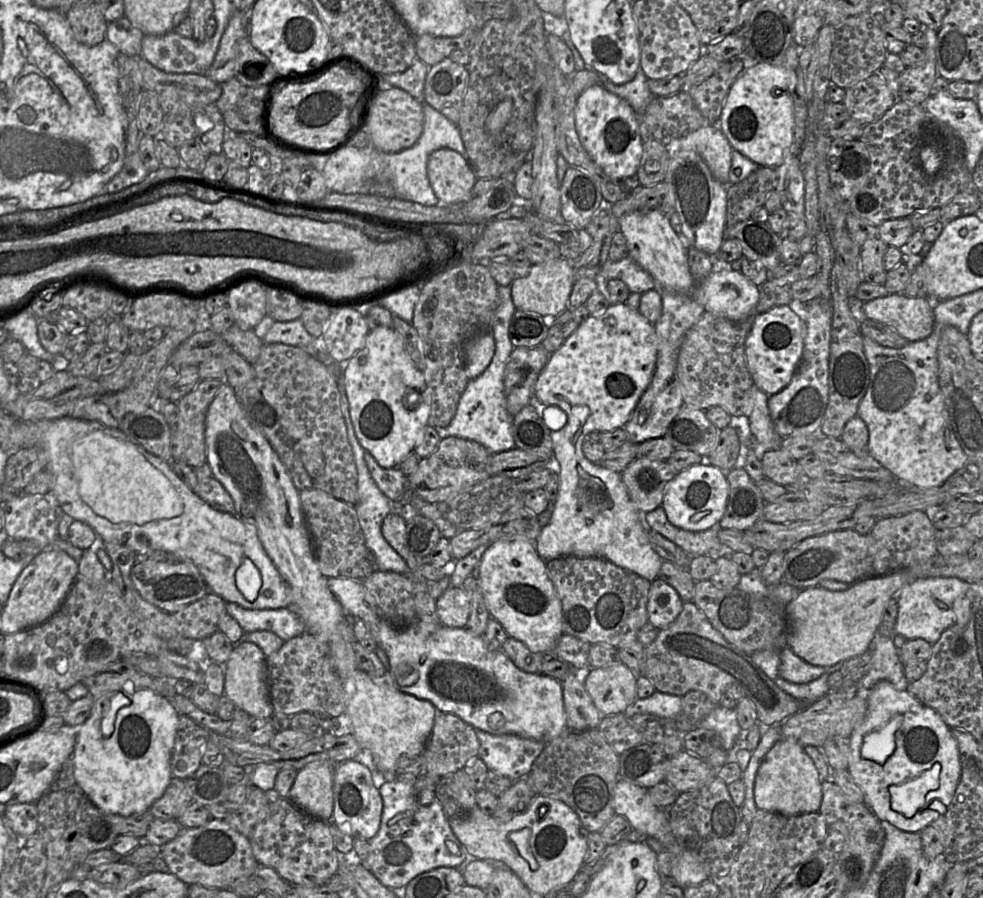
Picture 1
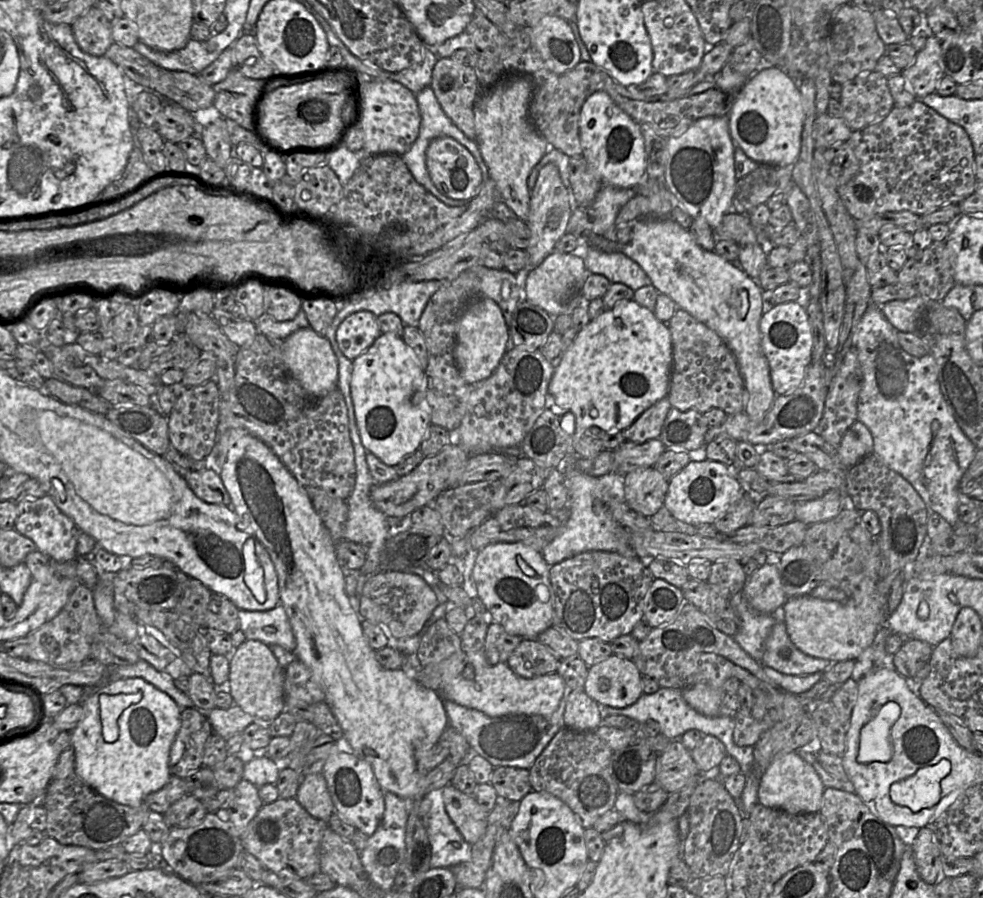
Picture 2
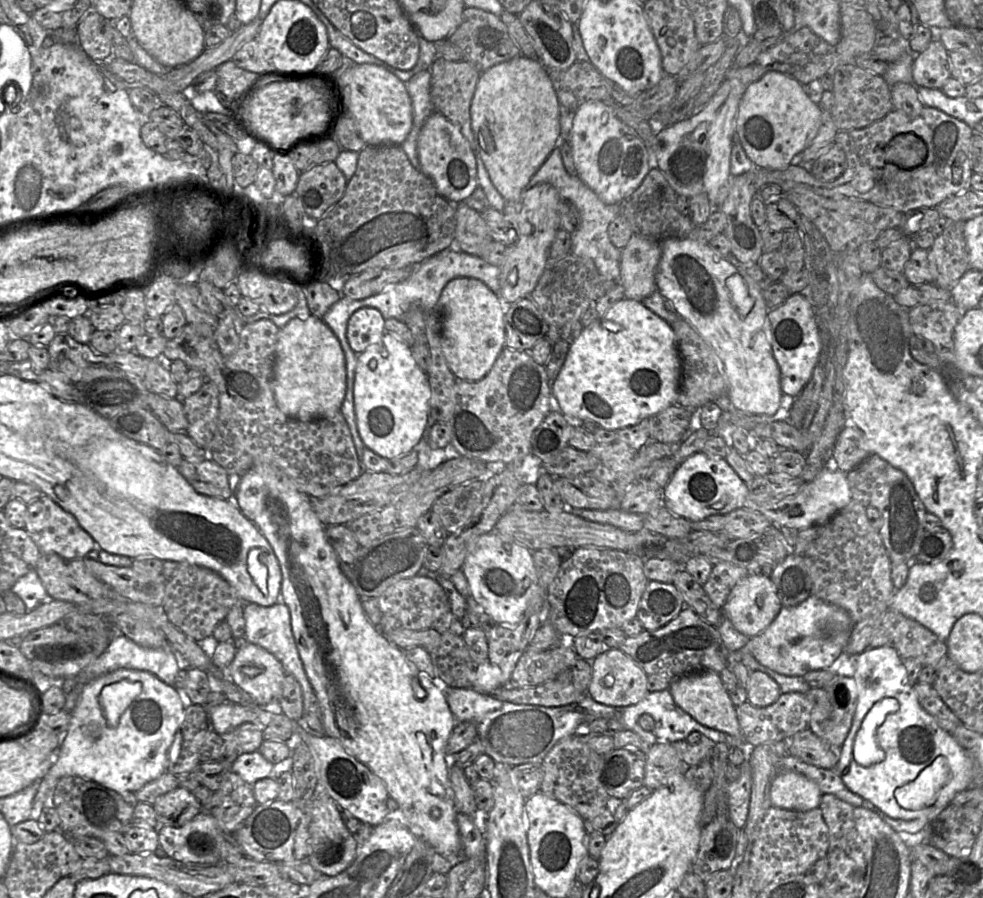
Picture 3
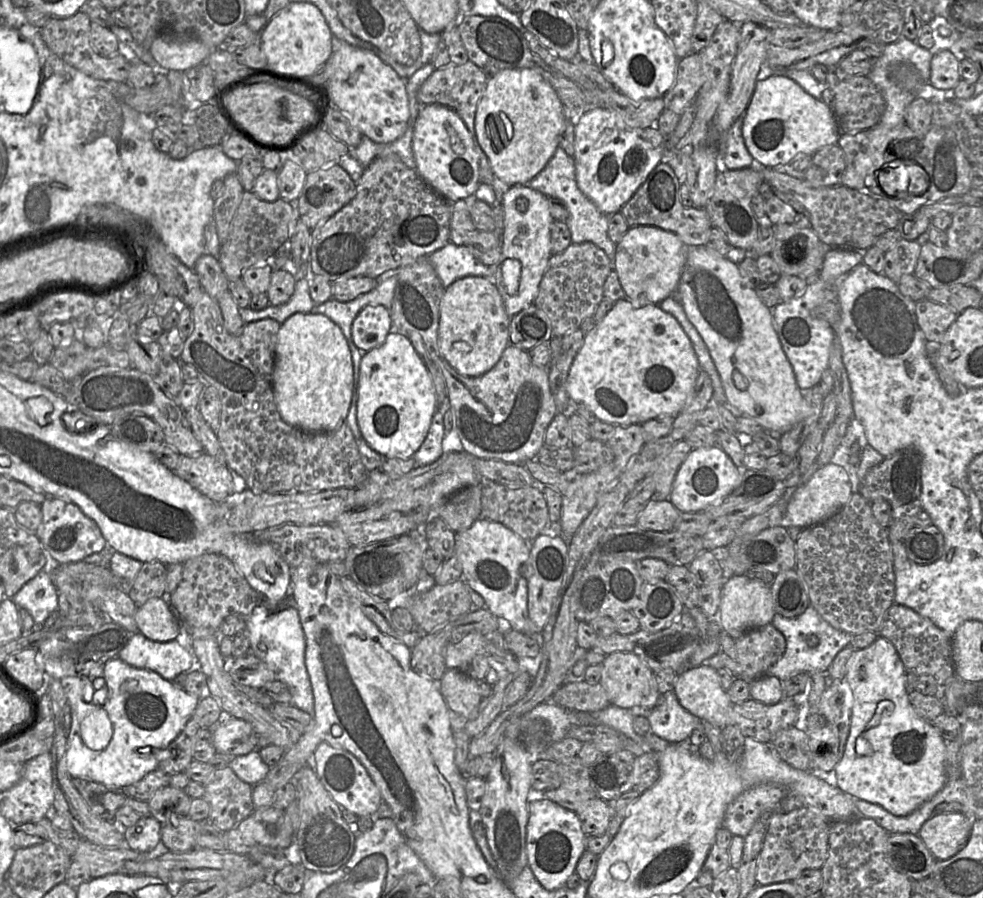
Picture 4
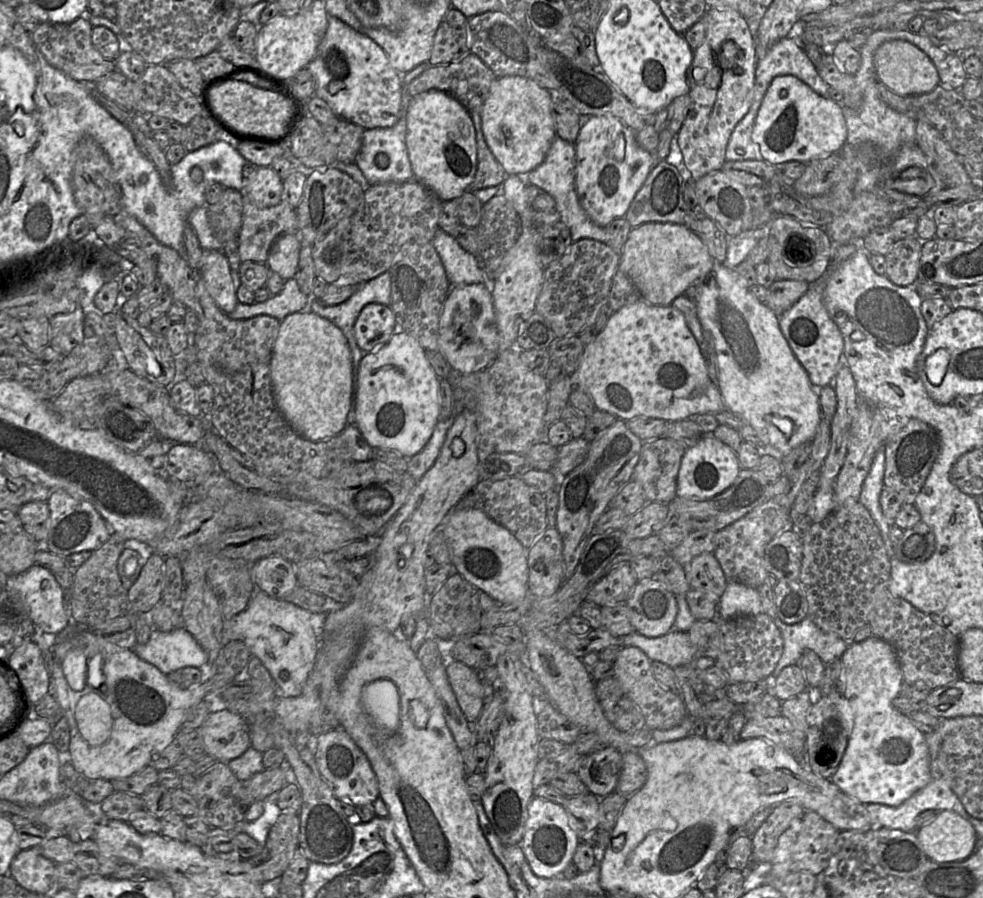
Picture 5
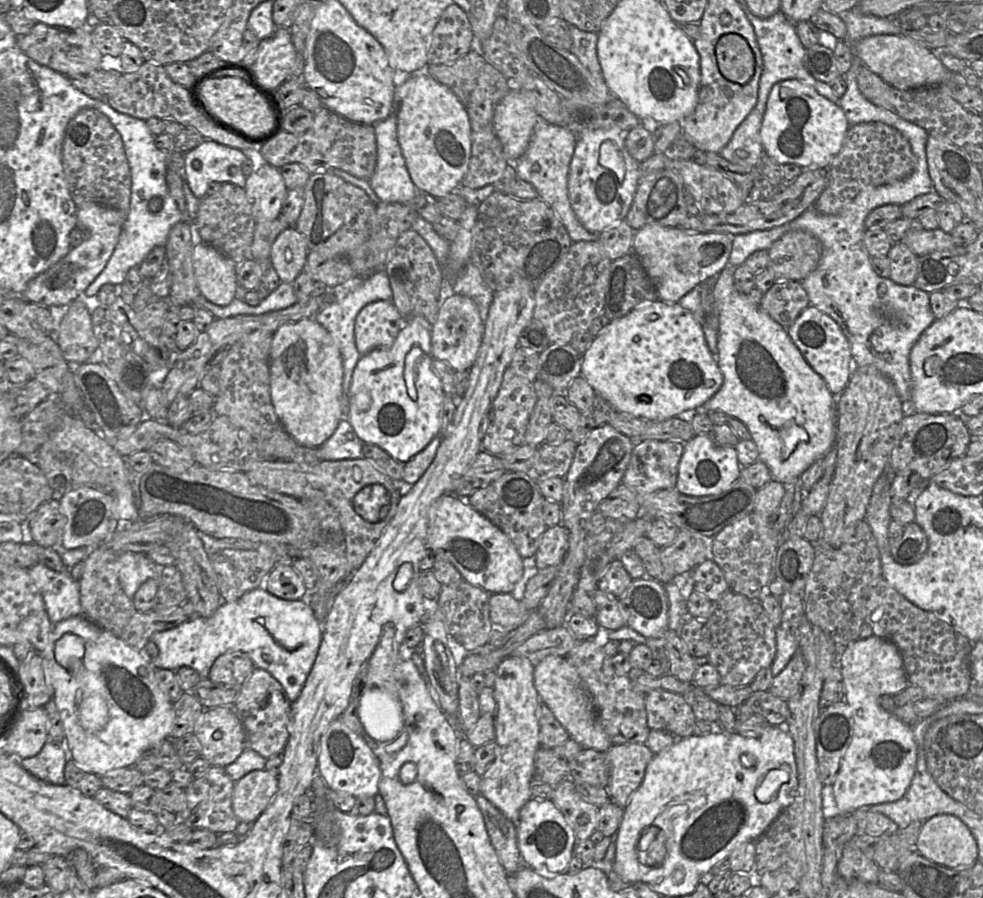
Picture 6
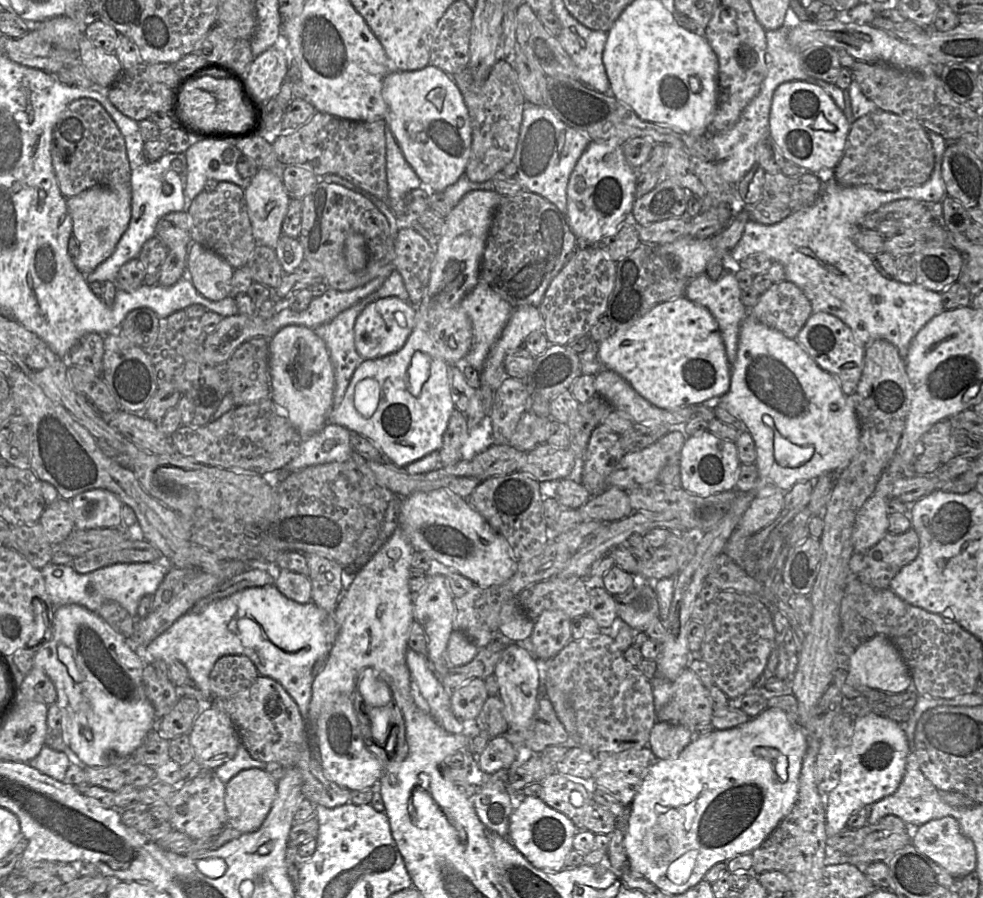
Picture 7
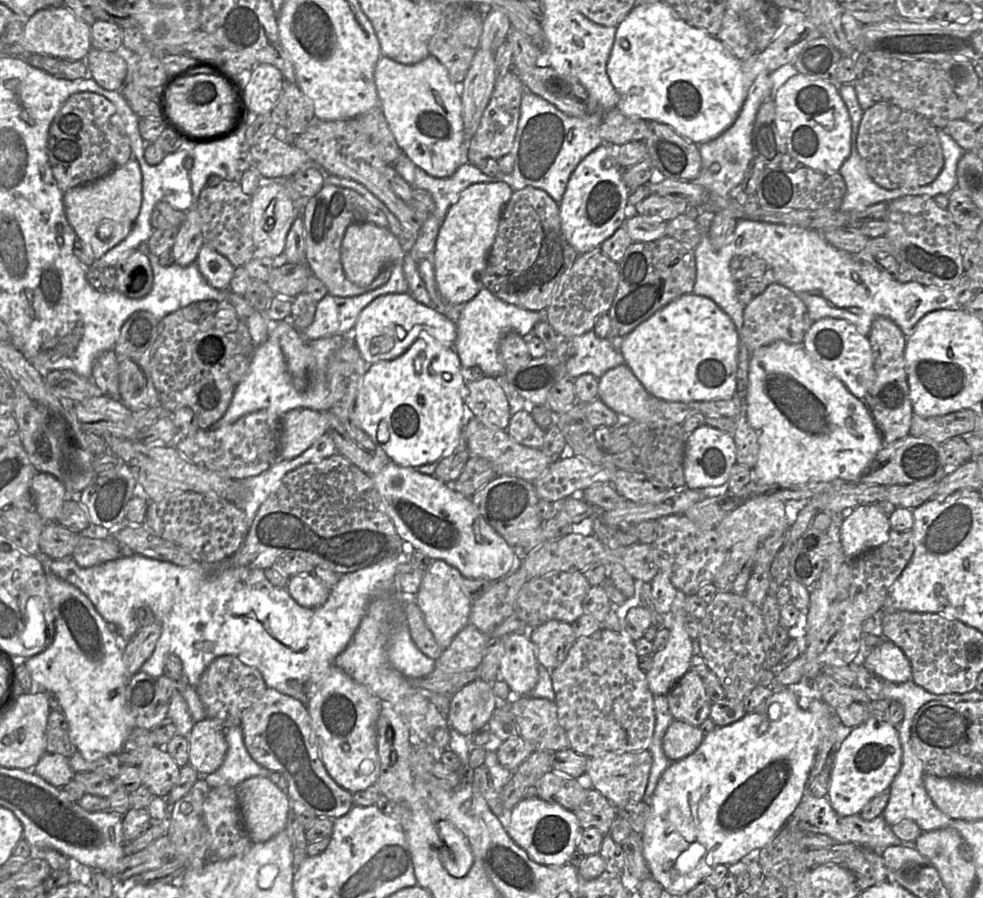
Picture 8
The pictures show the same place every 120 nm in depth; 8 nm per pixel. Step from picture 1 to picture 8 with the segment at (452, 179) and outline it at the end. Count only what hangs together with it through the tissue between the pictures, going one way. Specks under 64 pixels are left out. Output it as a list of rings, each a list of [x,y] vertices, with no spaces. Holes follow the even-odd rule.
[[[382,55],[374,81],[388,126],[402,152],[427,174],[445,178],[468,162],[467,140],[462,117],[460,83],[455,83],[445,66],[434,56],[406,65]]]

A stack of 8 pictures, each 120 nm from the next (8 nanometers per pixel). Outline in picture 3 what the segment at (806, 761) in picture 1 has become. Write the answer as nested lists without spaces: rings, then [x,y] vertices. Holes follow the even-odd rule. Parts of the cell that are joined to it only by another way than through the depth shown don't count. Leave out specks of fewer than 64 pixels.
[[[781,771],[771,781],[770,801],[775,808],[809,811],[819,807],[821,797],[814,781],[793,771]]]

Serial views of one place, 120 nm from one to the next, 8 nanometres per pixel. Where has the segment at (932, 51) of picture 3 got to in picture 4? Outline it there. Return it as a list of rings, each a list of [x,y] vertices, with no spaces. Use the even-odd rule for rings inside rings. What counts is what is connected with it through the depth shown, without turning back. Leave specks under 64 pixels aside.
[[[941,50],[933,54],[928,83],[937,89],[953,90],[961,80],[959,55],[960,53],[953,53],[951,50]]]

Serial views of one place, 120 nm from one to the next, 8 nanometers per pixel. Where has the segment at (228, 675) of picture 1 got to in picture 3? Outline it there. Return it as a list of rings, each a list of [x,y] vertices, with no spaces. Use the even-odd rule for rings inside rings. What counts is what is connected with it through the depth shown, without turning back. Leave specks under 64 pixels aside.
[[[252,643],[237,649],[227,673],[234,684],[260,705],[278,701],[287,675],[274,655]]]

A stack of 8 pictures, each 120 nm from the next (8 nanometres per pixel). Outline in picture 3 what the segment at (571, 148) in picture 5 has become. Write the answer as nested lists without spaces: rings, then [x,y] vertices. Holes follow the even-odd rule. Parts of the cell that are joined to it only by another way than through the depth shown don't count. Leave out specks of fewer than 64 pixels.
[[[559,145],[554,147],[525,189],[540,183],[551,184],[560,197],[573,203],[579,212],[580,224],[571,233],[571,253],[577,257],[592,259],[600,275],[620,281],[621,249],[612,244],[608,235],[608,226],[620,214],[620,205],[604,203],[577,175],[569,174],[564,167]]]

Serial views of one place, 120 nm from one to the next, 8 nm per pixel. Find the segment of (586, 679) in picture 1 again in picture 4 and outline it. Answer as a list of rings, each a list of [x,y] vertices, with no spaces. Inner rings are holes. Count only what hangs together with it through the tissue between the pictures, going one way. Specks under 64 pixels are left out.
[[[613,652],[606,655],[602,662],[599,684],[604,688],[609,703],[623,709],[636,706],[652,709],[662,695],[658,691],[653,671],[637,655],[629,652]]]

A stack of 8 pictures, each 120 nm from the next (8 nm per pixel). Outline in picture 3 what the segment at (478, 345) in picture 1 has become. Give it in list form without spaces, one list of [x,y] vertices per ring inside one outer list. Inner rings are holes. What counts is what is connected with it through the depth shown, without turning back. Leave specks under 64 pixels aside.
[[[457,277],[444,287],[438,311],[442,318],[443,353],[449,369],[457,379],[482,379],[505,347],[505,314],[498,297],[478,279]]]

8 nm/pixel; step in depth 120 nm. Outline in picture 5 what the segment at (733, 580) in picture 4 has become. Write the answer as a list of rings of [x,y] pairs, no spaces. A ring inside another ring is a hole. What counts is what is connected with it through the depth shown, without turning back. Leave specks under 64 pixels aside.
[[[729,582],[718,599],[718,615],[723,619],[762,613],[762,604],[757,589]]]

